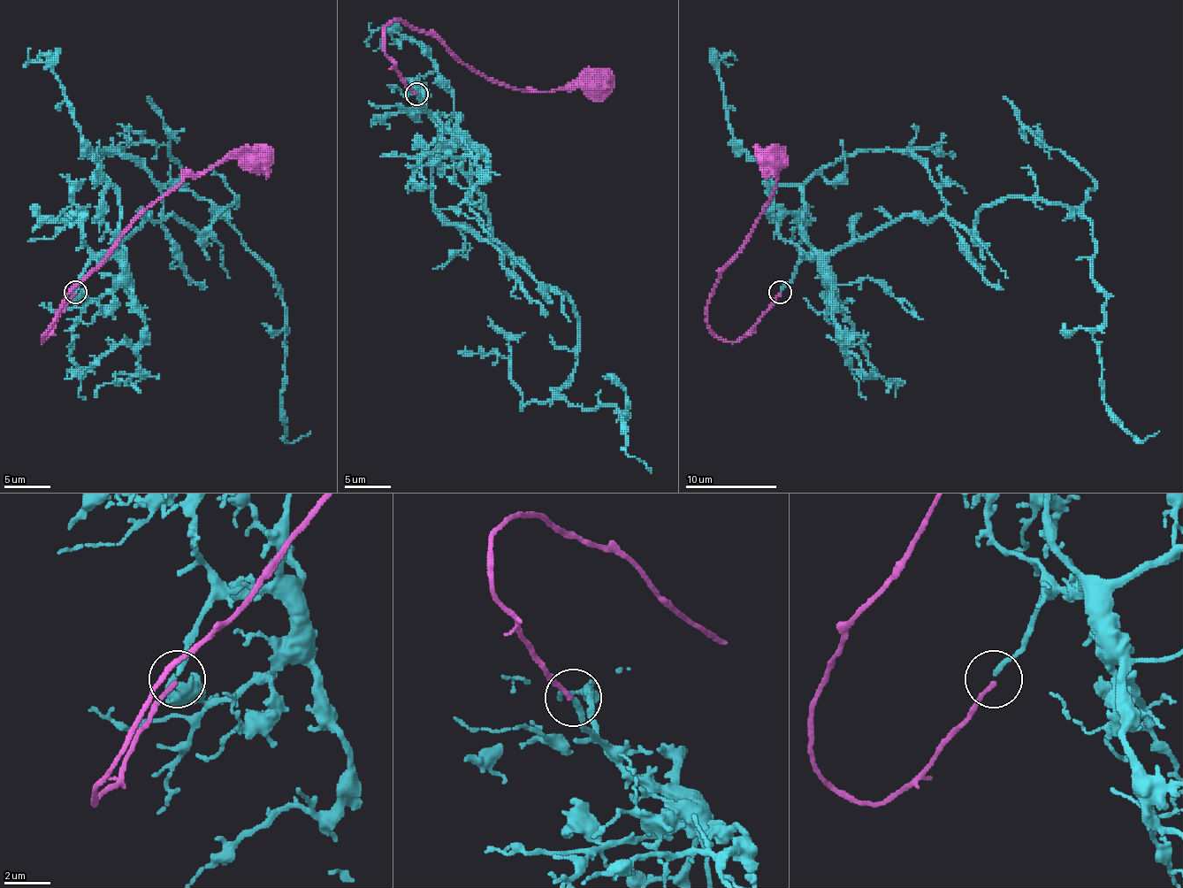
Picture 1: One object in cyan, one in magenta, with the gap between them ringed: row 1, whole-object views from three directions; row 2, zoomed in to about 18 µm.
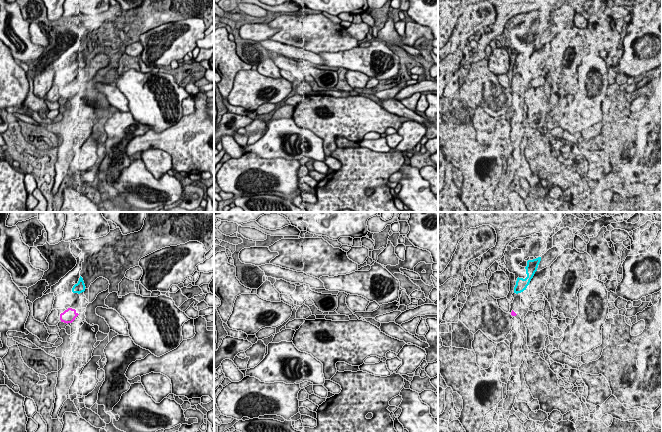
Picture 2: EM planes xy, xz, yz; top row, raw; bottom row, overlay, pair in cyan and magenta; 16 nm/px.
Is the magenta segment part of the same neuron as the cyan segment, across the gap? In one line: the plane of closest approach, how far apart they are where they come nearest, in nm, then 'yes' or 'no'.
nearest in xy; 260 nm apart; no

